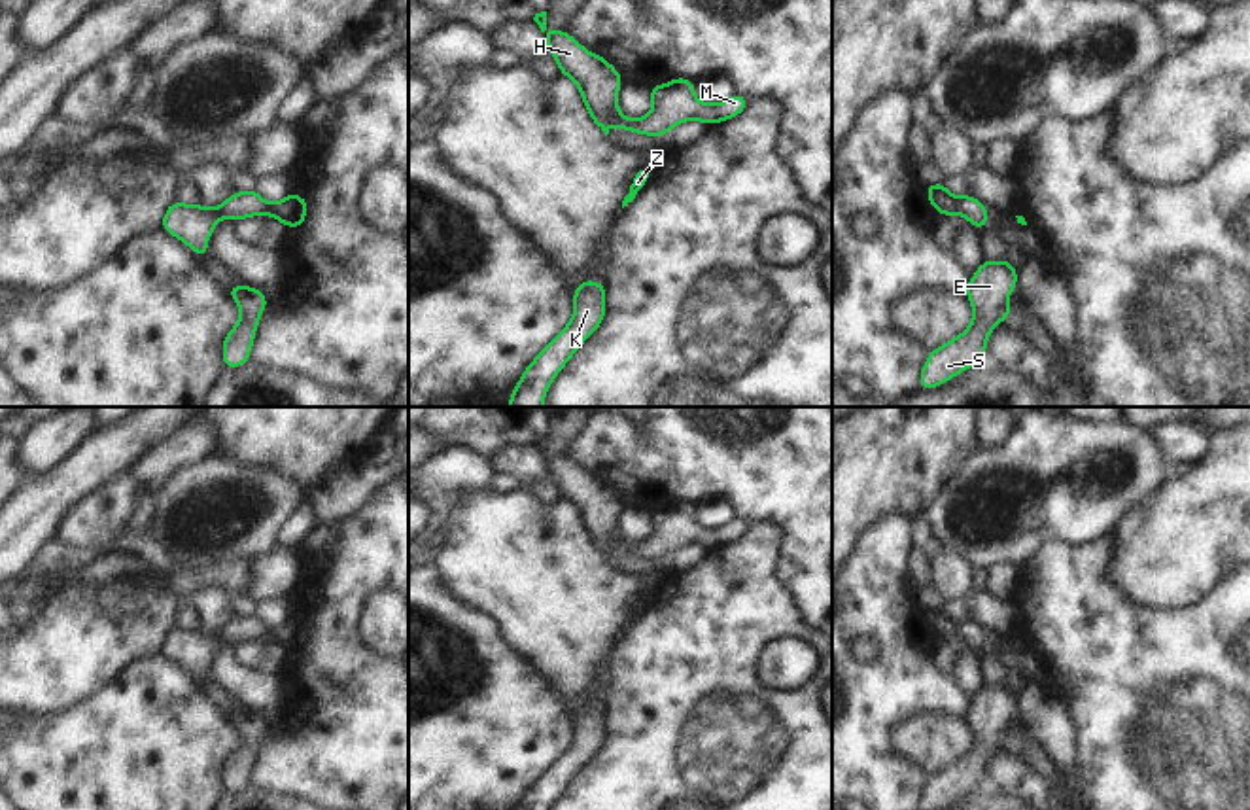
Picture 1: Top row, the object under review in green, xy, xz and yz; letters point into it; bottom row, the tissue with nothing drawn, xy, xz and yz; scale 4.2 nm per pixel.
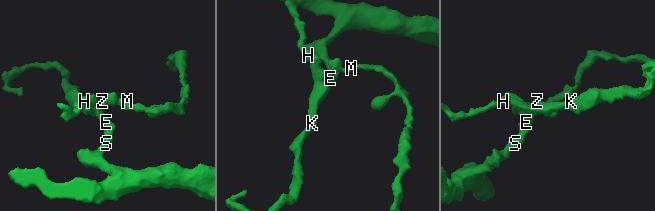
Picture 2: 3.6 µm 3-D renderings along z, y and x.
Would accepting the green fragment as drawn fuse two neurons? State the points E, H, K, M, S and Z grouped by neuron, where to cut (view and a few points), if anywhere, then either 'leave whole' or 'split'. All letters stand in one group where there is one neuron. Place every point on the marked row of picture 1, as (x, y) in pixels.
E H K M S Z; no cut; leave whole

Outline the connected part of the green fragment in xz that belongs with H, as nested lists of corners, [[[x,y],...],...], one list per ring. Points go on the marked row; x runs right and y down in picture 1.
[[[547,11],[535,13],[533,21],[547,34],[545,45],[560,64],[560,74],[579,83],[581,97],[594,123],[609,134],[611,125],[622,131],[658,138],[686,119],[705,125],[720,123],[741,114],[749,100],[736,93],[720,104],[702,104],[694,97],[694,81],[671,79],[668,85],[651,83],[652,112],[647,117],[628,119],[616,106],[616,93],[624,78],[601,55],[588,53],[565,30],[547,30]]]

